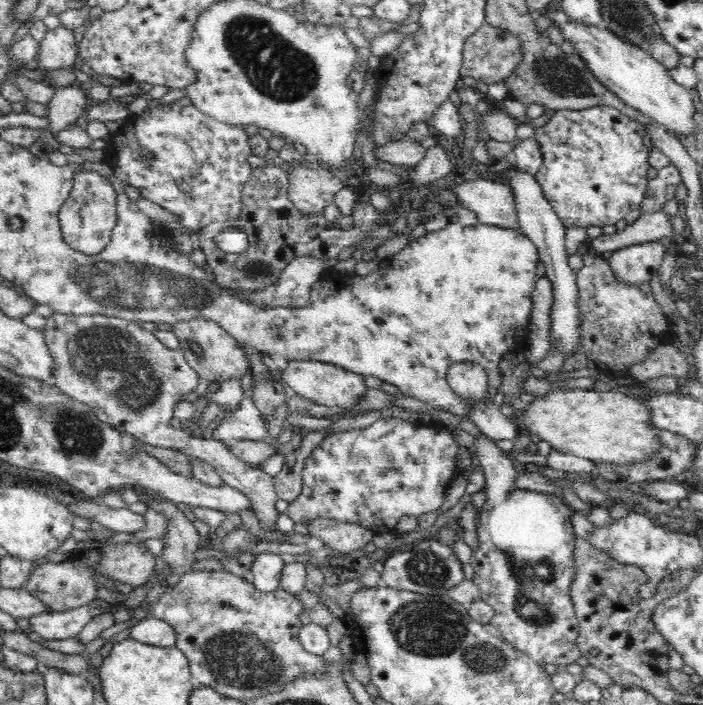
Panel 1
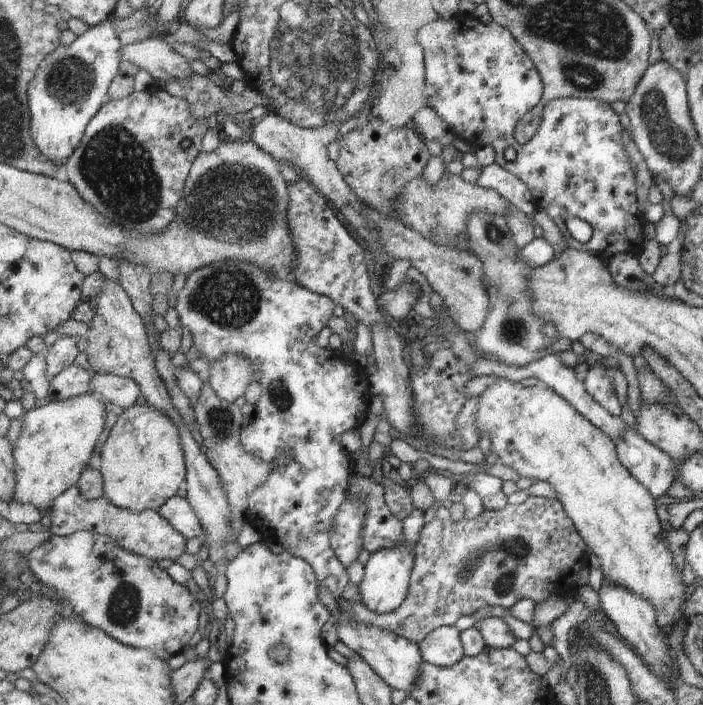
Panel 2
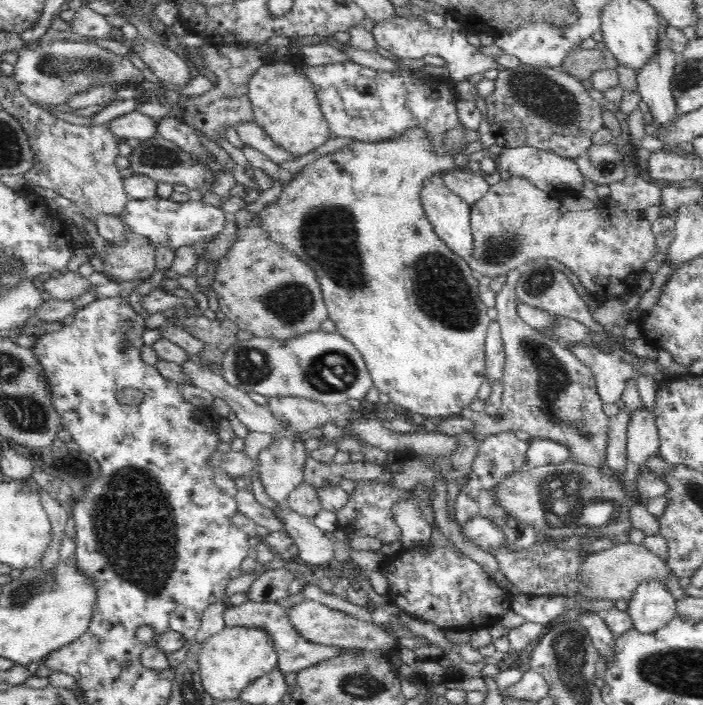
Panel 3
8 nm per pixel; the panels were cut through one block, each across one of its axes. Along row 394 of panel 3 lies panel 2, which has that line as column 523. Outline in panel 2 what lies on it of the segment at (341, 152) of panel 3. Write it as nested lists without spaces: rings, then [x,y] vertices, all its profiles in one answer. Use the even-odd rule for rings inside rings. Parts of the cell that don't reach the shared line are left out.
[[[499,378],[499,381],[488,386],[479,398],[480,409],[477,411],[478,425],[480,430],[490,437],[491,450],[497,455],[497,463],[513,468],[521,477],[532,478],[536,481],[549,481],[549,484],[552,484],[553,488],[556,488],[558,499],[564,504],[568,515],[572,517],[578,531],[588,544],[589,550],[600,559],[603,575],[601,588],[603,588],[603,582],[605,582],[609,586],[615,585],[622,589],[628,589],[629,592],[636,594],[638,597],[651,601],[656,606],[658,624],[664,630],[664,633],[670,632],[672,626],[677,624],[677,620],[679,620],[677,608],[681,608],[681,604],[683,604],[683,600],[681,600],[681,596],[683,596],[683,584],[679,584],[681,579],[683,579],[682,574],[676,569],[667,539],[661,536],[661,522],[659,522],[657,504],[655,504],[656,497],[652,495],[652,492],[649,492],[649,489],[644,484],[637,482],[632,473],[629,472],[629,469],[625,468],[625,465],[620,461],[614,440],[611,440],[593,422],[587,420],[585,415],[581,414],[565,397],[562,397],[548,386],[546,388],[539,388],[539,386],[525,388],[521,384],[517,384],[516,381]]]

